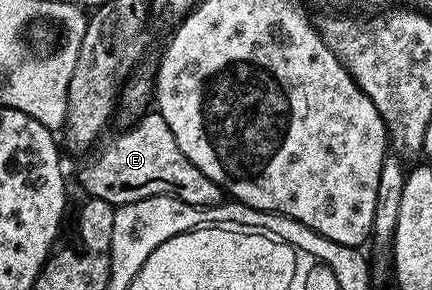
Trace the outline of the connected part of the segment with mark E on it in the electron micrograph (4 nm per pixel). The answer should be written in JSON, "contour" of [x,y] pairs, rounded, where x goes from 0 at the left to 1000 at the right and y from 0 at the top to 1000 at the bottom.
{"contour":[[[333,390],[315,421],[315,434],[280,452],[222,545],[199,548],[201,576],[185,593],[183,628],[208,679],[243,690],[269,717],[345,676],[400,676],[449,710],[505,710],[519,693],[521,659],[410,510],[391,428],[368,390]]]}

